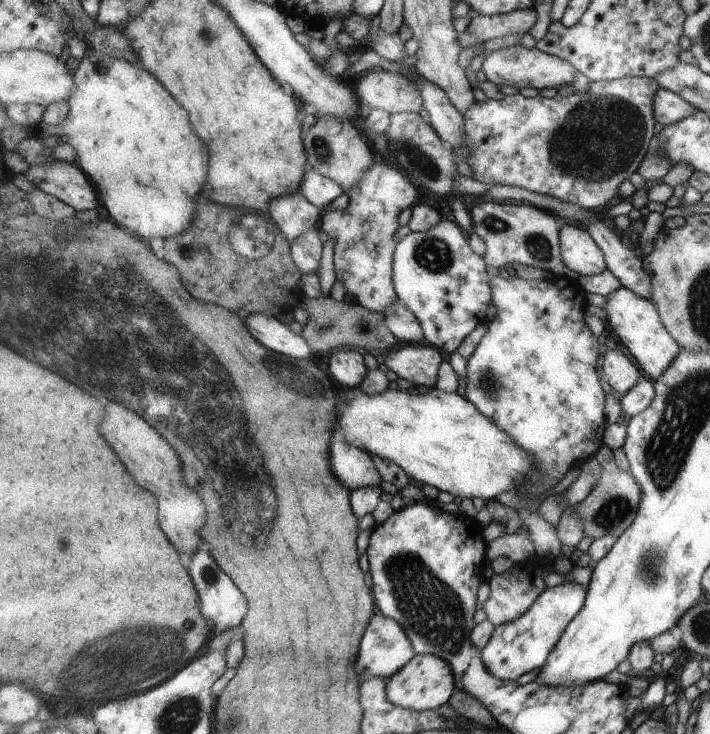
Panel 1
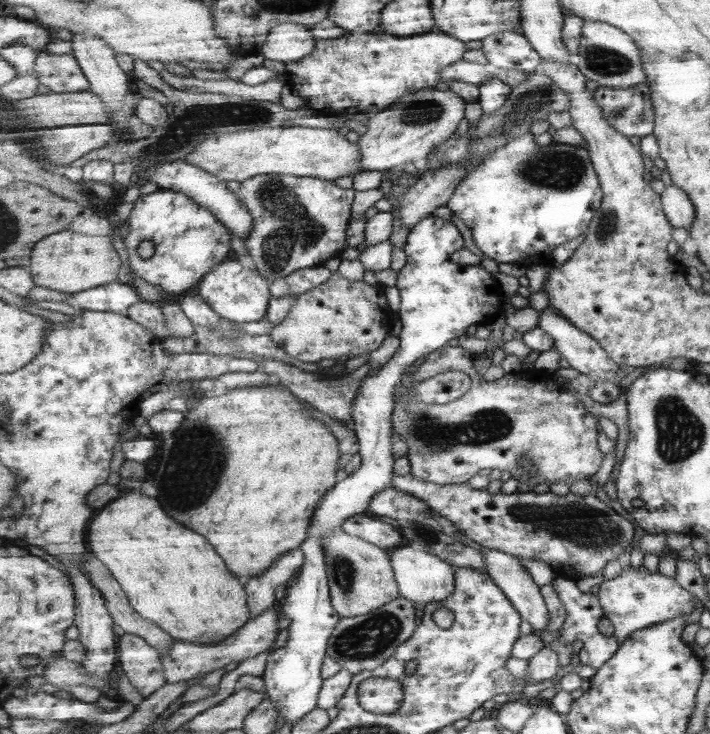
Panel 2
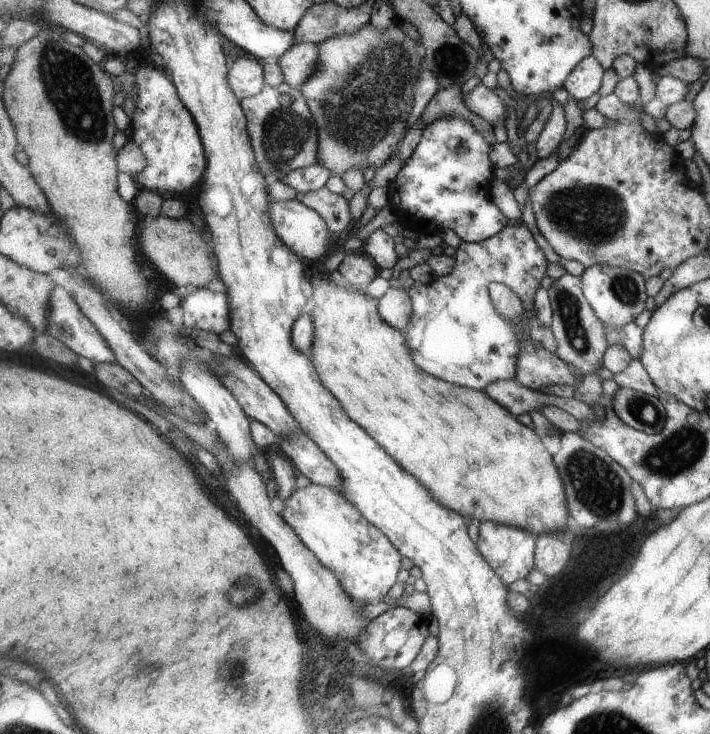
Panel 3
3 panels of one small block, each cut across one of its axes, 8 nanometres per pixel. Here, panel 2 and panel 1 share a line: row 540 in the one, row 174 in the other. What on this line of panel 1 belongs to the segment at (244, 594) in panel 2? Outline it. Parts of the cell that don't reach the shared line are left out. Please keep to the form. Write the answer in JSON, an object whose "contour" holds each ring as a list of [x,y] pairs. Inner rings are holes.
{"contour":[[[88,50],[76,67],[78,85],[68,100],[70,117],[59,126],[41,120],[34,126],[34,136],[67,138],[77,154],[76,163],[88,173],[101,202],[117,224],[137,232],[137,236],[143,236],[145,240],[168,239],[184,233],[193,222],[195,198],[203,192],[209,174],[209,150],[197,136],[189,112],[151,72],[124,59]]]}

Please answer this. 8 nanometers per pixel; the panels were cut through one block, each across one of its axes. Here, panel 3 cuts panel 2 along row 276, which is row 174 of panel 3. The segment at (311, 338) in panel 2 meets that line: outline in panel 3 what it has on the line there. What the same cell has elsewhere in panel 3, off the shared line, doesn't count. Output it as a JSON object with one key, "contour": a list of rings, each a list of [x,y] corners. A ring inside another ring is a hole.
{"contour":[[[370,22],[353,34],[336,34],[320,42],[317,46],[318,57],[315,72],[300,86],[300,89],[304,96],[307,97],[317,123],[320,142],[319,165],[328,168],[331,172],[331,176],[338,176],[340,178],[351,169],[367,170],[367,168],[373,168],[373,170],[379,170],[379,168],[385,166],[387,160],[392,158],[394,153],[397,152],[402,140],[406,137],[406,129],[410,126],[410,116],[415,103],[414,90],[417,81],[420,80],[422,67],[424,66],[424,56],[420,50],[423,44],[421,44],[421,42],[415,42],[415,40],[403,30],[401,24],[393,23],[388,29],[383,30],[374,27]]]}

